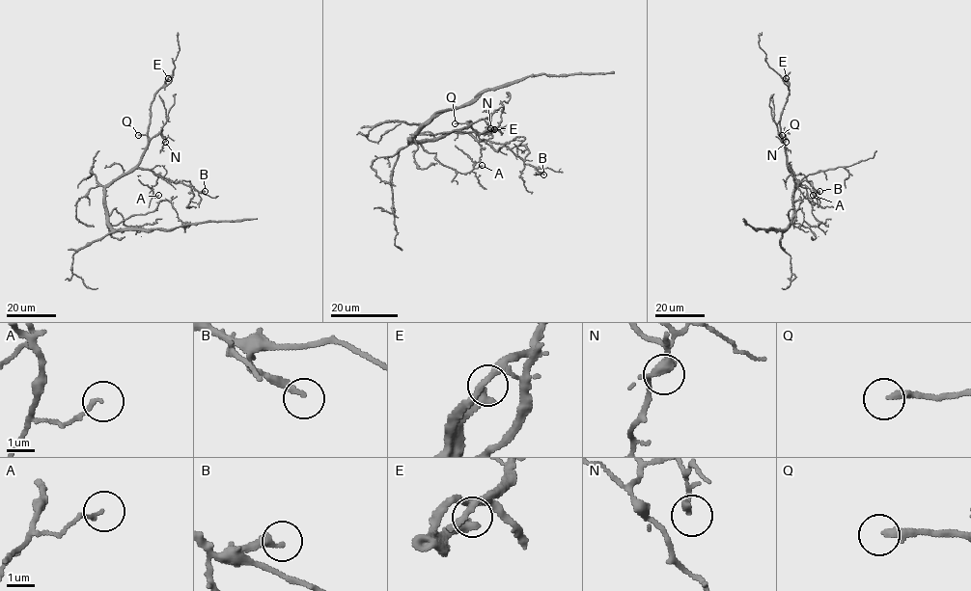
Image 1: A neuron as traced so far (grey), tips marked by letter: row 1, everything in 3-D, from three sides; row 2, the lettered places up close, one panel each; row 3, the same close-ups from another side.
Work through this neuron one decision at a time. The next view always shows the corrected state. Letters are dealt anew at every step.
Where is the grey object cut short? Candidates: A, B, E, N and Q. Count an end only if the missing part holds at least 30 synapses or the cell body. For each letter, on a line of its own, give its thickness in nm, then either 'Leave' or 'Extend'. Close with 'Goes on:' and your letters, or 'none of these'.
A: Thickness 140 nm. Leave
B: Thickness 280 nm. Leave
E: Thickness 320 nm. Leave
N: Thickness 150 nm. Leave
Q: Thickness 280 nm. Leave
Goes on: none of these

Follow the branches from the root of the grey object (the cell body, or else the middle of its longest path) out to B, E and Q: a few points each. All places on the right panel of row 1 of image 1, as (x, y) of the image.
B: (794, 186), (794, 176), (788, 169), (798, 182), (811, 181), (814, 190), (819, 191)
E: (794, 186), (780, 126), (781, 113), (789, 92), (786, 78)
Q: (794, 186), (782, 135)

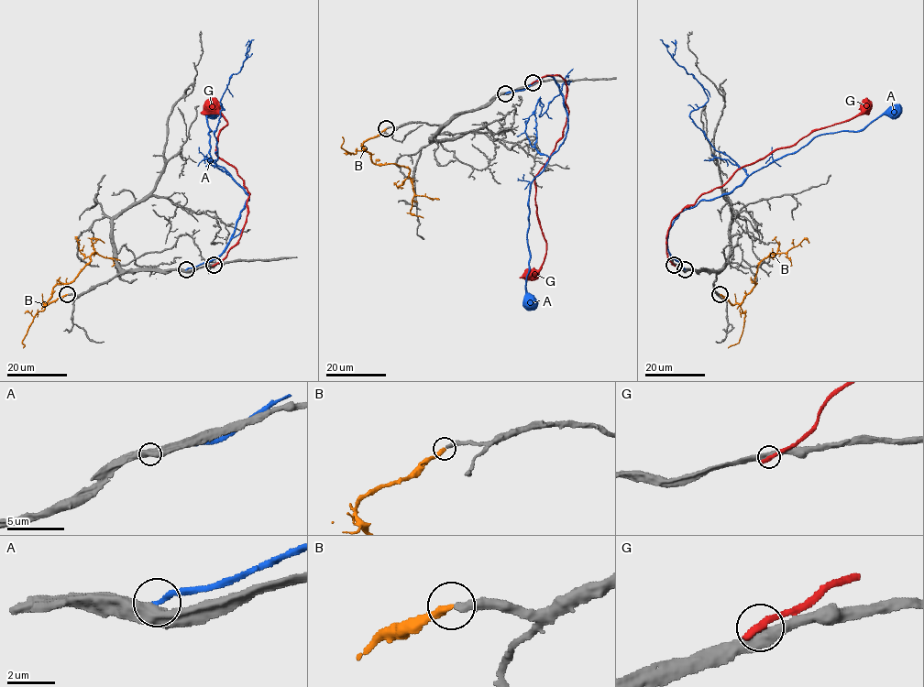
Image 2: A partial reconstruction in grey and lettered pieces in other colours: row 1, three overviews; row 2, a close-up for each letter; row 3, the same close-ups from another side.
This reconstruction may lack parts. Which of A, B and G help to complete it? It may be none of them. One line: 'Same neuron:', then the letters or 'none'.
Same neuron: B

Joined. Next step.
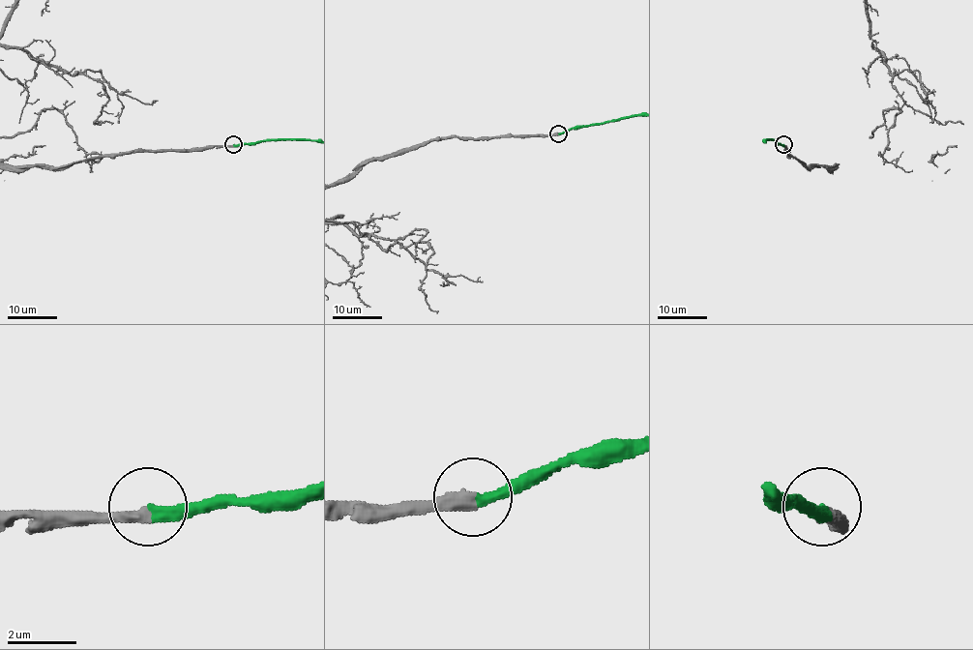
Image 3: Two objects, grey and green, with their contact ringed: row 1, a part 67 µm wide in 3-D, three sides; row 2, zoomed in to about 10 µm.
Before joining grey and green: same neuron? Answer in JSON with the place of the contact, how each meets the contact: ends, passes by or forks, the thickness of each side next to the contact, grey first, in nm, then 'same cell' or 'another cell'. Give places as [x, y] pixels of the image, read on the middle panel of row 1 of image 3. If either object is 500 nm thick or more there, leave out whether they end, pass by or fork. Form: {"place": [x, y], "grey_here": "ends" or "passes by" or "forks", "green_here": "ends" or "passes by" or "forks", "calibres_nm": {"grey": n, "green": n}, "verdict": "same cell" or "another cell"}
{"place": [558, 133], "grey_here": "ends", "green_here": "ends", "calibres_nm": {"grey": 400, "green": 320}, "verdict": "same cell"}

